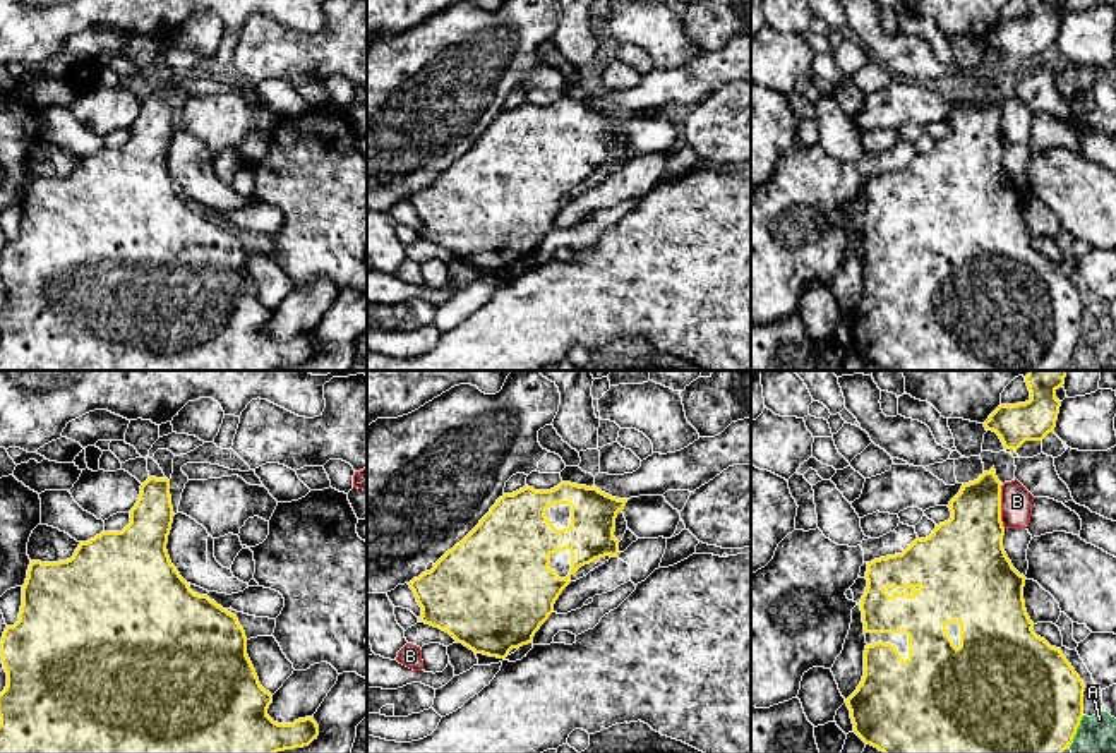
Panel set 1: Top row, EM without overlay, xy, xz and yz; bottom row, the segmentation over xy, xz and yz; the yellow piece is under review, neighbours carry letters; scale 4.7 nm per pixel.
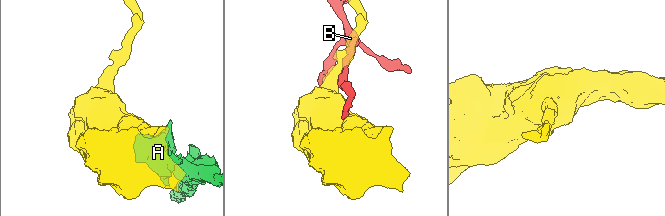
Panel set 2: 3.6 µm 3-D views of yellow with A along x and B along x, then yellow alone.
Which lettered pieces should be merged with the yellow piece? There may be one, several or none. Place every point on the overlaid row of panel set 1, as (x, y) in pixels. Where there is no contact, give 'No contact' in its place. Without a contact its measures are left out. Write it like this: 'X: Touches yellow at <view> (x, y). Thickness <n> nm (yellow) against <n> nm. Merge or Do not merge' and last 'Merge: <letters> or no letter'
A: Touches yellow at yz (1075, 731). Thickness 480 nm (yellow) against 180 nm. Do not merge
B: Touches yellow at yz (1000, 506). Thickness 320 nm (yellow) against 140 nm. Do not merge
Merge: no letter

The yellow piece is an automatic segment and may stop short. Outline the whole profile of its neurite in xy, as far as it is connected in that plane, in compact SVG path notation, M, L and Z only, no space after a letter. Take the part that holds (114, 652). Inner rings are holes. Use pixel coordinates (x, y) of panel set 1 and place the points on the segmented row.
M149 477L141 485L130 523L122 532L101 532L81 542L67 561L31 561L22 587L19 621L7 626L0 642L0 657L7 672L7 686L0 693L0 753L278 753L309 746L319 736L314 717L293 724L278 724L267 715L273 695L266 691L247 655L247 636L235 614L228 612L207 595L194 593L171 564L166 544L173 523L170 480Z

